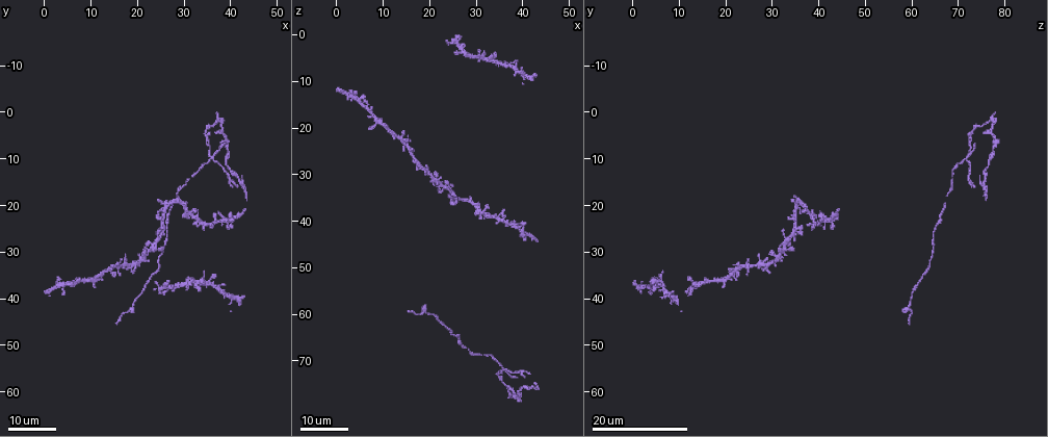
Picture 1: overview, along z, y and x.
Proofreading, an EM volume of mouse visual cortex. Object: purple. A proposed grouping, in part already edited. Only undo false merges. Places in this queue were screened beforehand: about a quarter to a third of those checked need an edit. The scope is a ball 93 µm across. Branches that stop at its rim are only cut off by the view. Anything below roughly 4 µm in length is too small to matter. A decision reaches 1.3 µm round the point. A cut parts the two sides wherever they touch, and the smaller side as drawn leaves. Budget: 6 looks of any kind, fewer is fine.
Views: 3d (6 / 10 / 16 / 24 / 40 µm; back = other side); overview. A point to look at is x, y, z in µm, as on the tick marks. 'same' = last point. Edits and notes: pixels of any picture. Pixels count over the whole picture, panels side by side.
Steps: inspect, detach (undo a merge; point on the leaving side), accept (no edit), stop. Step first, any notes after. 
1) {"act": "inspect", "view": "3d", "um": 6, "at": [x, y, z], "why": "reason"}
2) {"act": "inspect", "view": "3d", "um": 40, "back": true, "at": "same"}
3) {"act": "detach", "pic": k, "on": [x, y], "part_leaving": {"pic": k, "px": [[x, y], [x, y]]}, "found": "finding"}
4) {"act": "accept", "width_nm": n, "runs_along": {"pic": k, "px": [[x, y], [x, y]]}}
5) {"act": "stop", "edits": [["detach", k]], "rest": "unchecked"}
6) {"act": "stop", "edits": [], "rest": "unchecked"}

{"act": "inspect", "view": "3d", "um": 24, "at": [24.5, 33.5, 64.0], "why": "thick turns thin"}

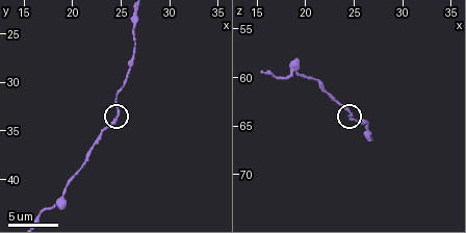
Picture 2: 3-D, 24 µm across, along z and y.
{"act": "inspect", "view": "3d", "um": 10, "at": [24.4, 33.2, 64.0]}

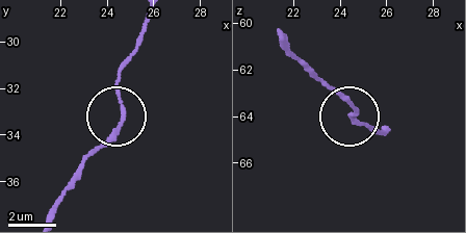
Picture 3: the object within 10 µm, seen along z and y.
{"act": "accept", "width_nm": 140, "found": "continuous, no second neuron"}

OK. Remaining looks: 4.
{"act": "inspect", "view": "3d", "um": 16, "at": [36.5, 10.0, 72.0], "why": "four or more arms meet"}

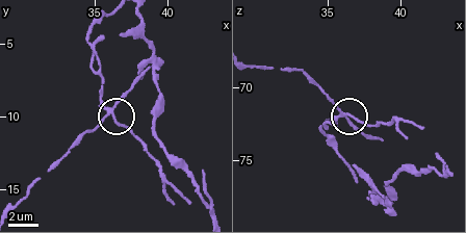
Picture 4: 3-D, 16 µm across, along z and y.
{"act": "inspect", "view": "3d", "um": 10, "at": [36.4, 9.8, 71.8], "why": "zoom in"}

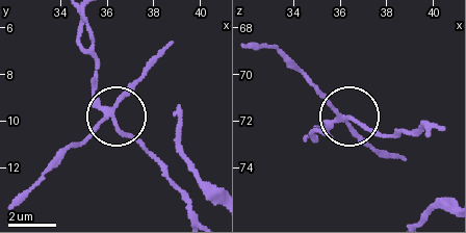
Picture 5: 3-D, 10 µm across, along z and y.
{"act": "inspect", "view": "3d", "um": 6, "at": [36.3, 9.8, 71.8]}

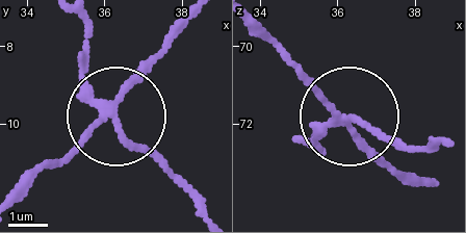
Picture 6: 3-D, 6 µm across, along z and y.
{"act": "detach", "pic": 6, "on": [85, 66], "side_arm_um": 9, "part_leaving": {"pic": 6, "px": [[105, 110], [88, 83], [88, 24]]}, "found": "two neurons meet here"}

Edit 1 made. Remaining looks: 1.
{"act": "stop", "edits": [["detach", 6]], "rest": "unchecked"}

